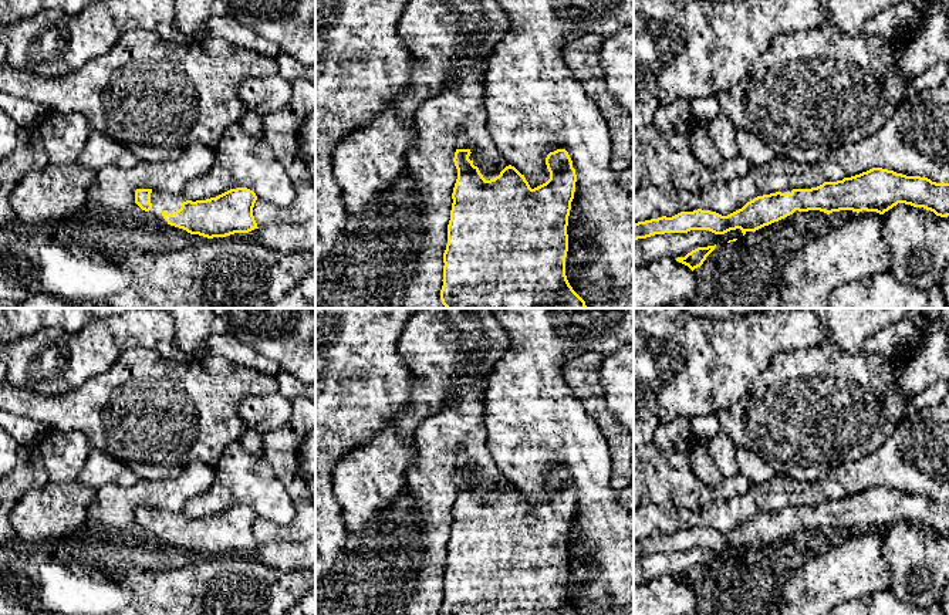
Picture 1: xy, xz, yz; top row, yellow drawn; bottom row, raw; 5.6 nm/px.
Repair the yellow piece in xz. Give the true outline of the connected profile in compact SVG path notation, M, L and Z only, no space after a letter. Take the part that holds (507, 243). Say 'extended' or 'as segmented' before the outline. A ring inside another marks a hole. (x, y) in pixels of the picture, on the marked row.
as segmented; M456 149L453 158L457 179L443 253L442 304L446 308L587 308L565 276L567 226L577 182L568 152L557 149L547 155L550 179L534 189L511 165L486 180L470 153Z

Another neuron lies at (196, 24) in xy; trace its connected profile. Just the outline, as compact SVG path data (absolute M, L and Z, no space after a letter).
M176 0L175 27L188 36L190 43L199 43L209 36L207 26L213 17L227 14L222 0Z

